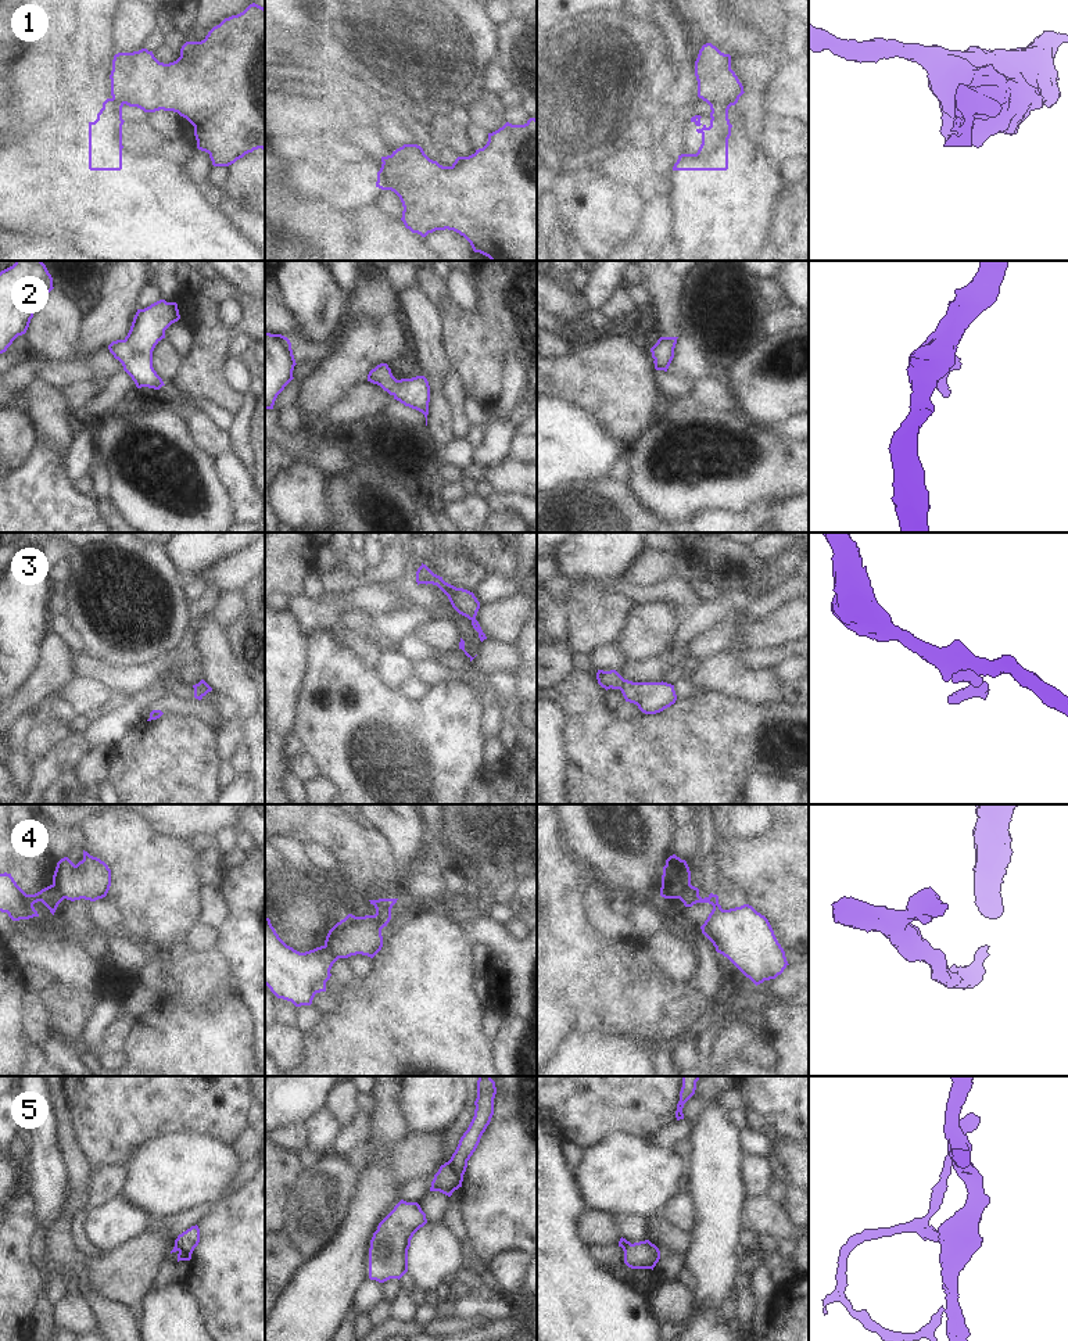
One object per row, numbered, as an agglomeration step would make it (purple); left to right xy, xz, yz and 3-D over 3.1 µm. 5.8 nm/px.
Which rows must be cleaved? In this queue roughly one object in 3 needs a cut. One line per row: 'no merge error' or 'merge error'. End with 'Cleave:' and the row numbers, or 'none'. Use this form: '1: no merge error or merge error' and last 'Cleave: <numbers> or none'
1: merge error
2: no merge error
3: no merge error
4: merge error
5: merge error
Cleave: 1, 4, 5

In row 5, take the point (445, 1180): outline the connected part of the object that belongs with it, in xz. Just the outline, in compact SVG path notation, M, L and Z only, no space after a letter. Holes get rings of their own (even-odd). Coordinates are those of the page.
M445 1162L434 1175L430 1191L440 1191L451 1197L455 1190L462 1187L462 1182L463 1177L452 1169L449 1162Z

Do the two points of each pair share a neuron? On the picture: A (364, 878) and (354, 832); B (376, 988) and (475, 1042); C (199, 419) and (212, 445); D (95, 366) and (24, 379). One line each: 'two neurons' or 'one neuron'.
A: one neuron
B: one neuron
C: one neuron
D: one neuron

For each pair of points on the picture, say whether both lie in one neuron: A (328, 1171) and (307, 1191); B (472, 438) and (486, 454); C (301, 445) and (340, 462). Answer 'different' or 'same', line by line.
A: same
B: different
C: same

